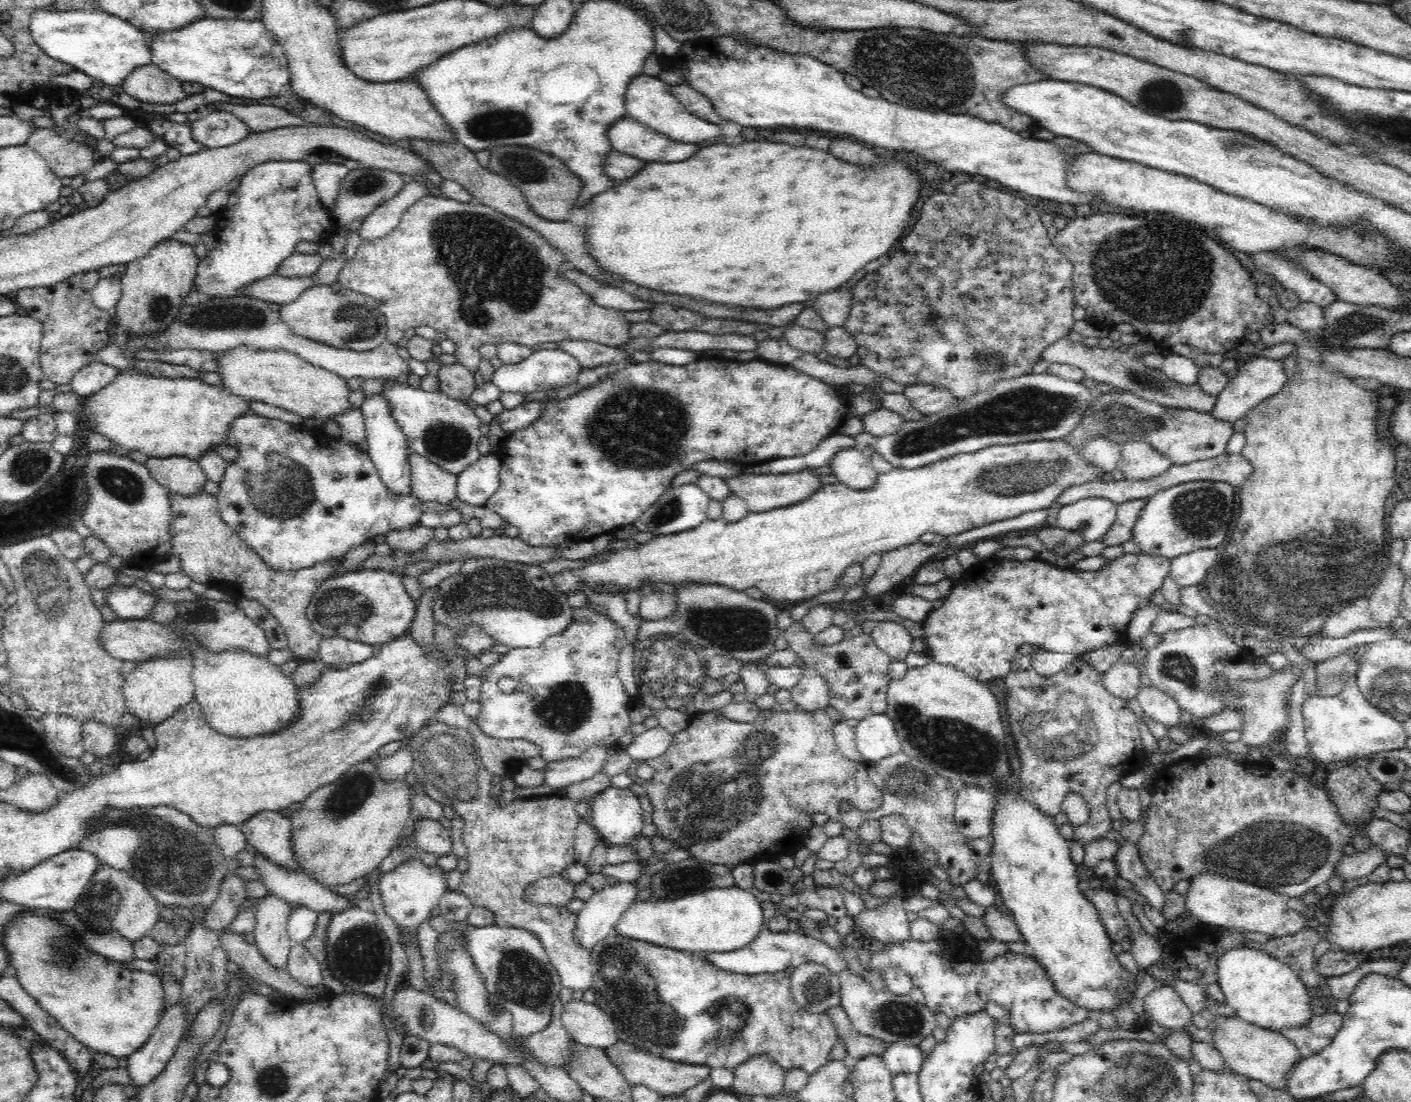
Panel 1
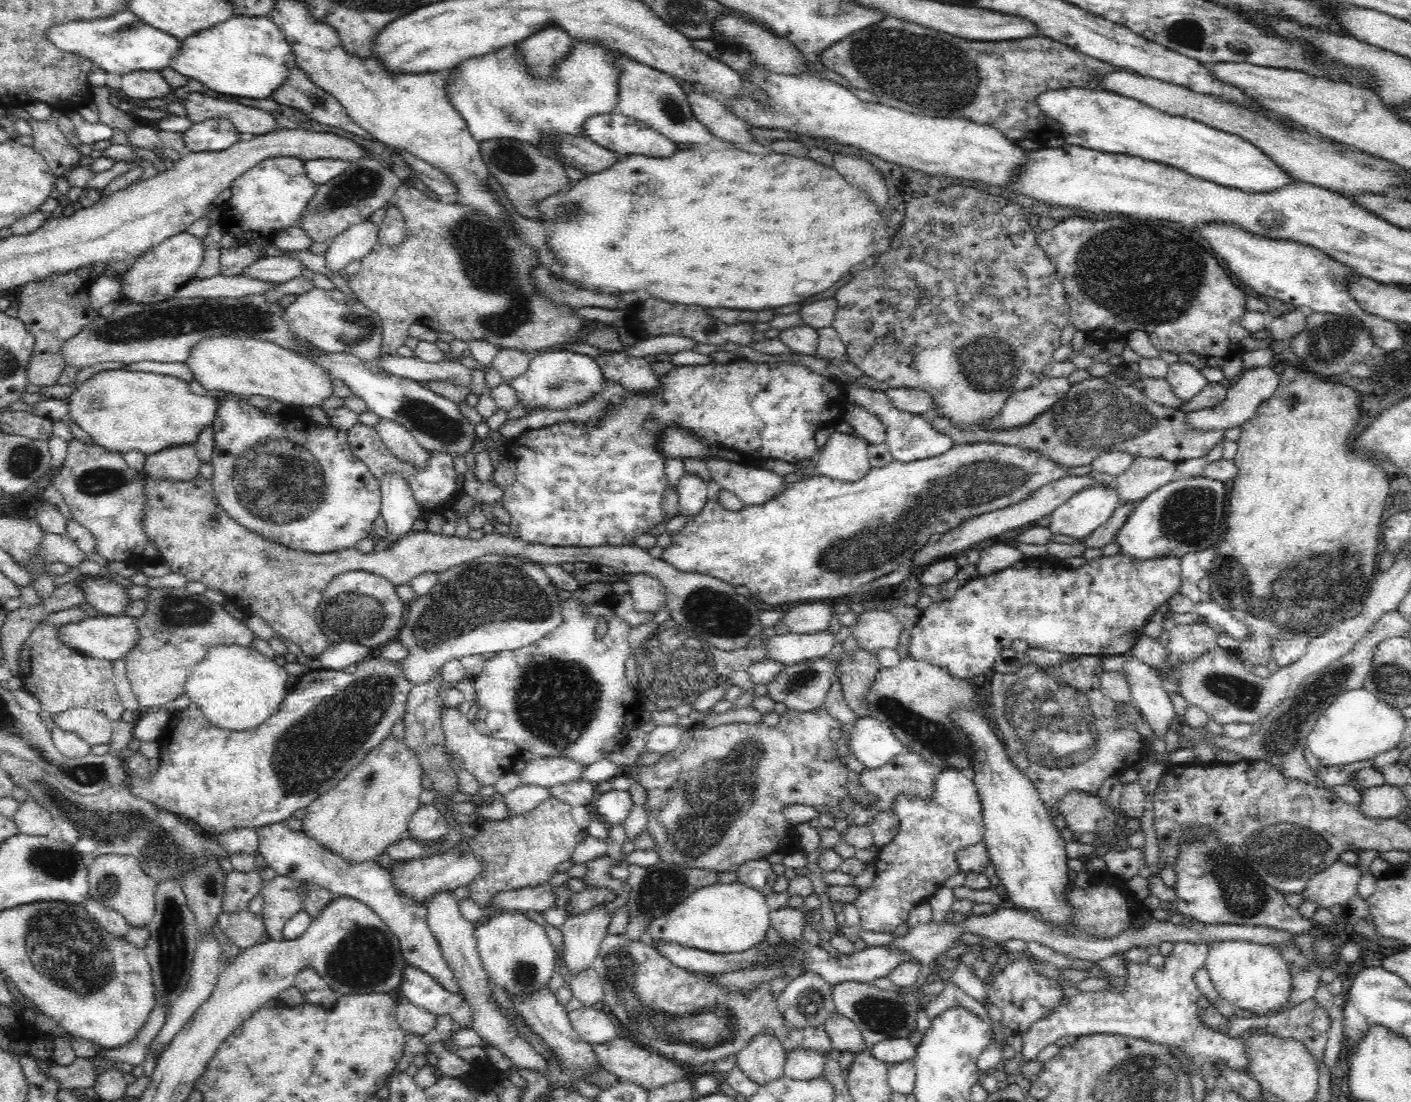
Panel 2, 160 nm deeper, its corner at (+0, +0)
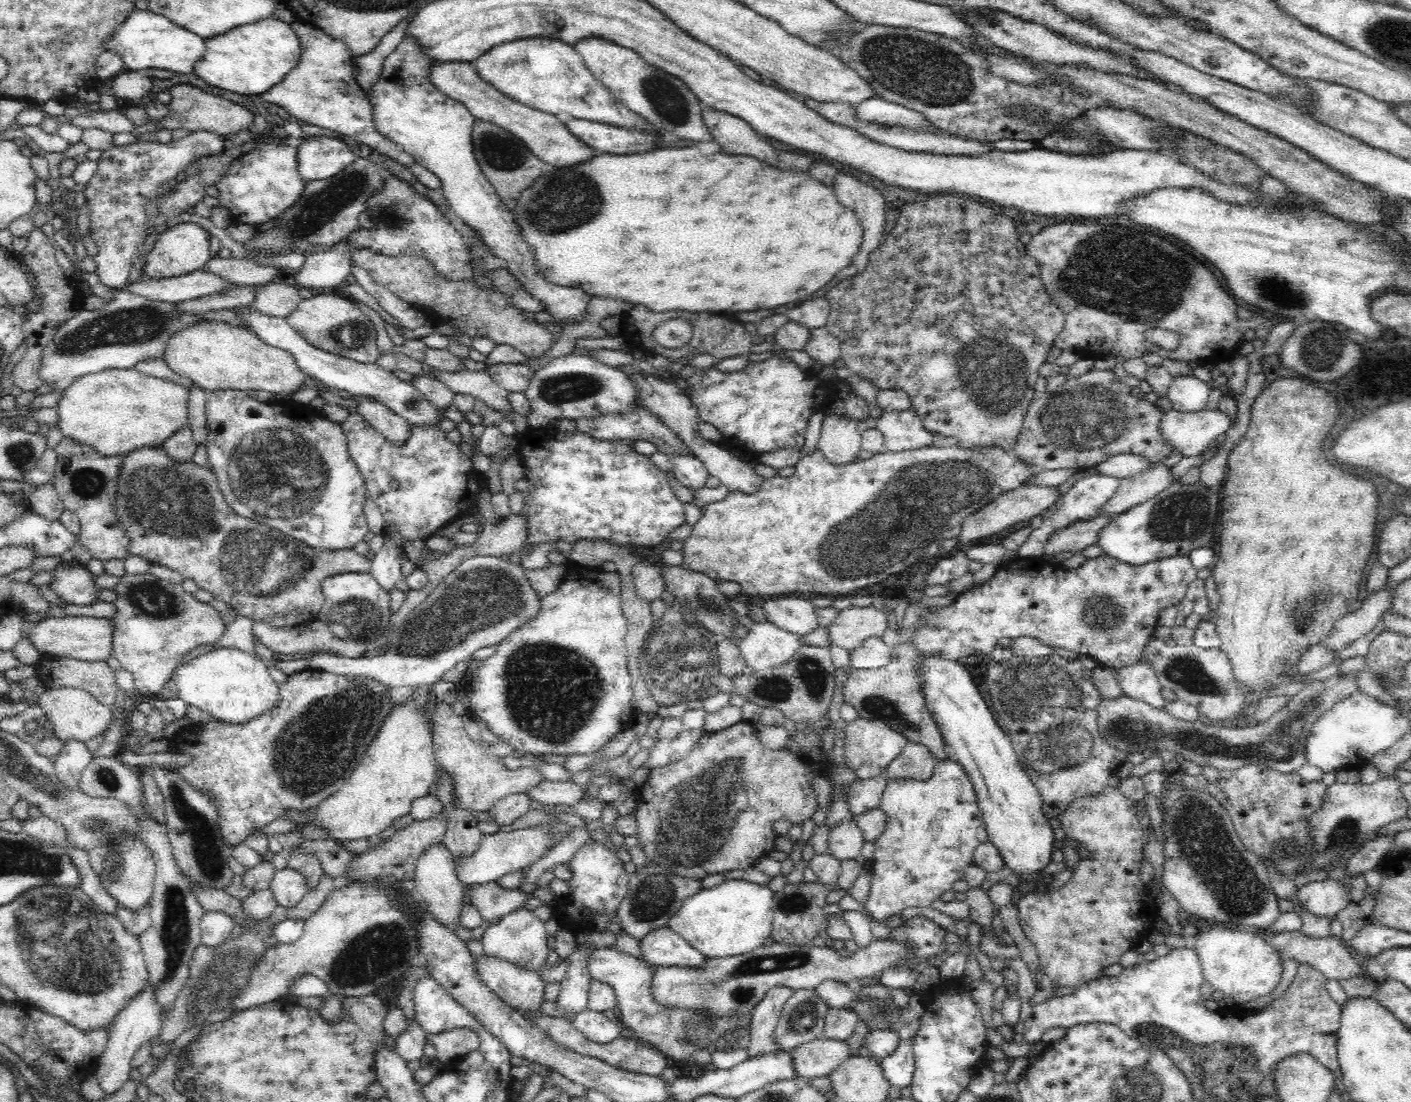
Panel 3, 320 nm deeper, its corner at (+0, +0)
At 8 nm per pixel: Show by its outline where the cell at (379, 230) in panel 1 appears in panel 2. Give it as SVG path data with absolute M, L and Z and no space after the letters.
M369 221L349 226L328 243L324 254L325 267L330 275L340 275L354 260L361 260L378 243L379 226Z

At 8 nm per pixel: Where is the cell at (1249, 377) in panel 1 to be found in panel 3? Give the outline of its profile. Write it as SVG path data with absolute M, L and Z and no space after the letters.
M1170 409L1162 411L1159 432L1162 439L1166 443L1170 443L1172 451L1176 450L1182 457L1190 458L1190 456L1198 456L1204 452L1210 444L1215 443L1220 435L1224 435L1232 425L1233 422L1227 414L1220 412L1219 409L1215 411L1204 409L1197 413L1178 412Z

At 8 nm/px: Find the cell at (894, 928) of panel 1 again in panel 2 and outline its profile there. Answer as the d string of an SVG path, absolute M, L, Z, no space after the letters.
M955 768L940 769L934 778L934 792L930 798L920 798L902 792L892 798L890 811L896 813L898 818L898 833L888 845L879 848L873 861L873 867L876 869L873 882L861 890L853 903L860 915L859 927L872 932L891 933L896 926L906 923L908 912L912 911L912 908L927 902L936 890L944 887L947 878L962 872L956 859L958 852L981 844L985 832L982 805L970 774Z

